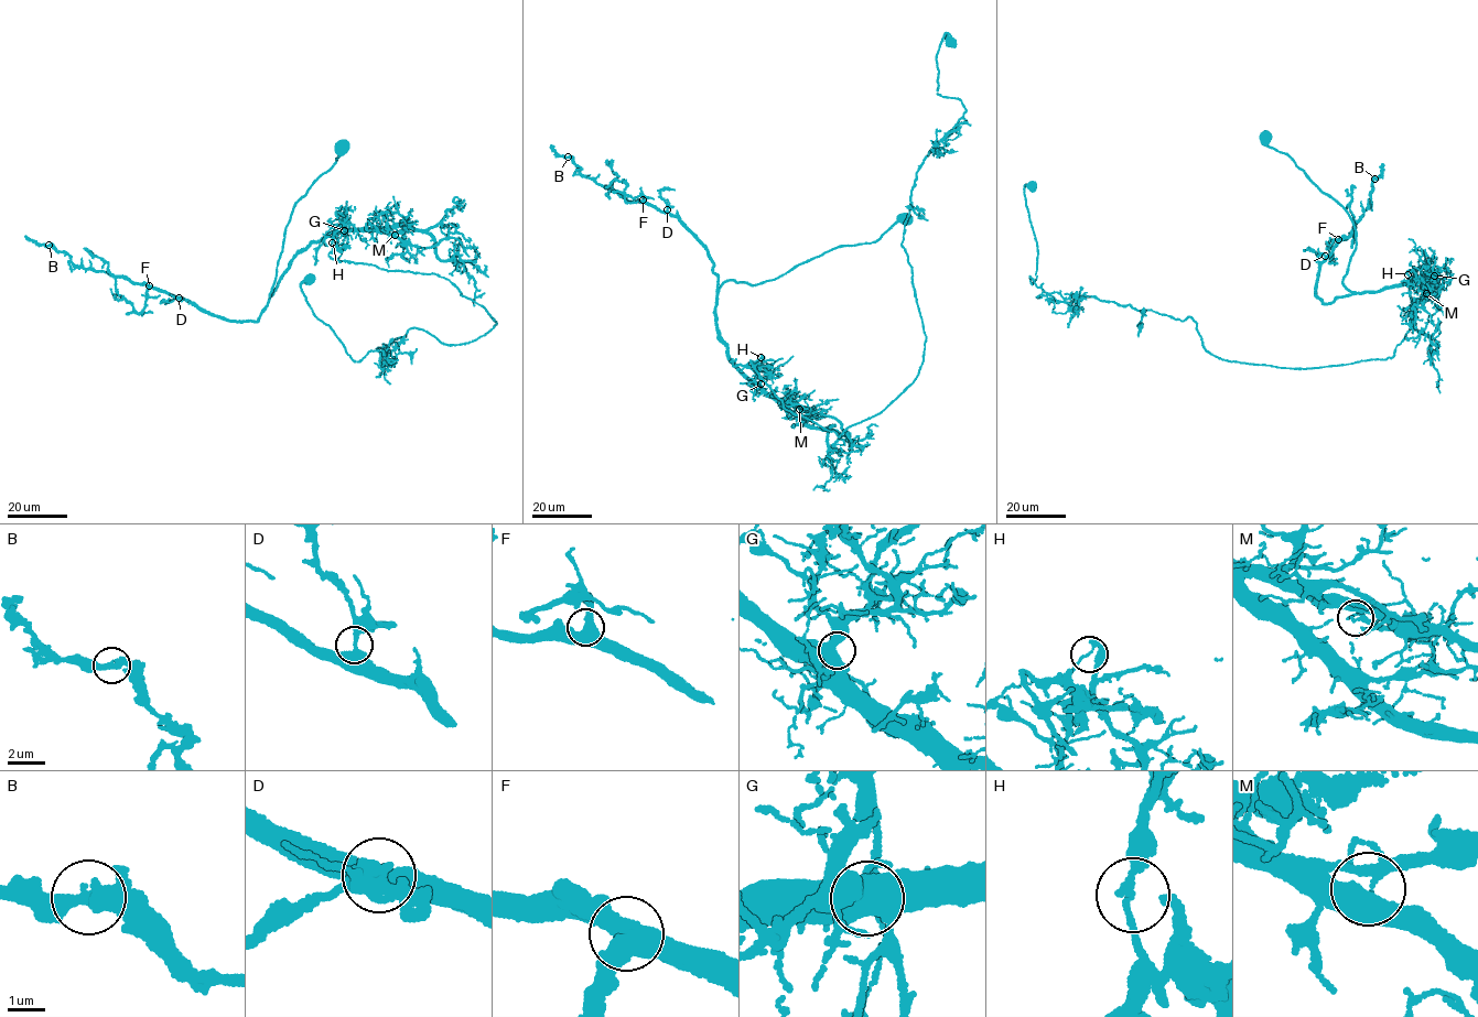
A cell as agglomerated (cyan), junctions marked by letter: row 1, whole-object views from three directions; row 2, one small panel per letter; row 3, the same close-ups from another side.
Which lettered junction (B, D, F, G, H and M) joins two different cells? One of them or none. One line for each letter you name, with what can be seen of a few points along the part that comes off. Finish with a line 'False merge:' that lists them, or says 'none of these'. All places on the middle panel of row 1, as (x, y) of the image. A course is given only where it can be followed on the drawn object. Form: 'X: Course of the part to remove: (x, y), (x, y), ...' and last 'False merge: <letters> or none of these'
H: Course of the part to remove: (762, 357), (785, 409), (839, 436), (913, 382), (902, 242), (917, 172), (966, 111), (937, 93), (955, 46)
False merge: H

